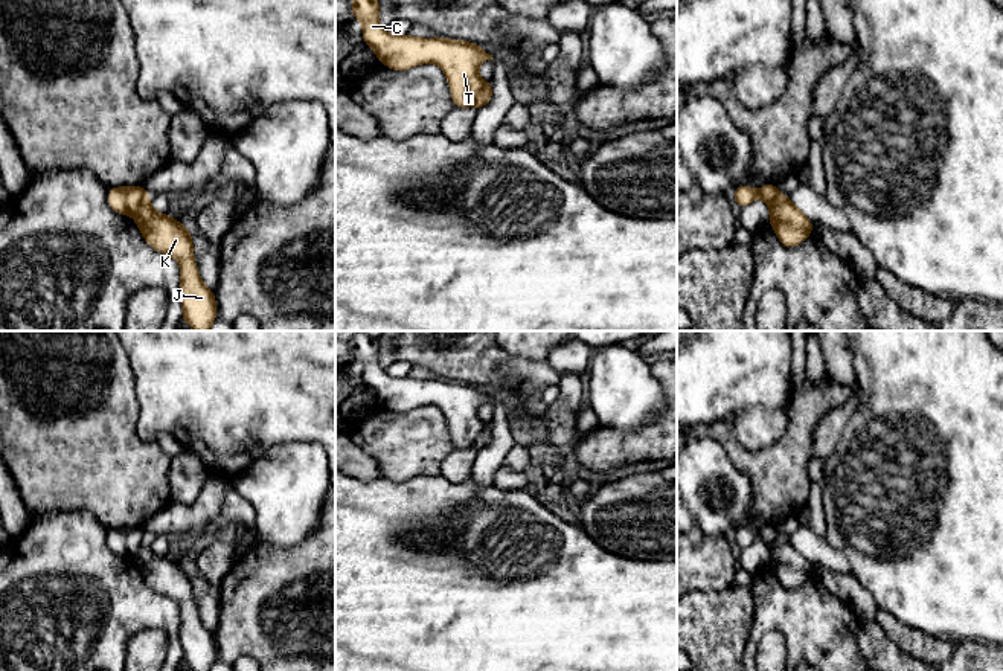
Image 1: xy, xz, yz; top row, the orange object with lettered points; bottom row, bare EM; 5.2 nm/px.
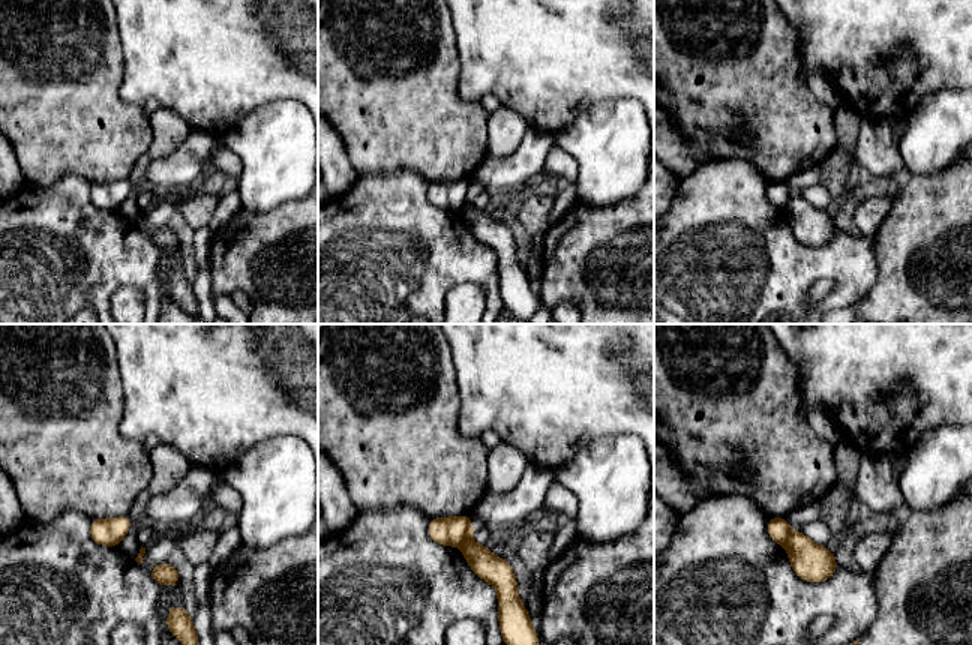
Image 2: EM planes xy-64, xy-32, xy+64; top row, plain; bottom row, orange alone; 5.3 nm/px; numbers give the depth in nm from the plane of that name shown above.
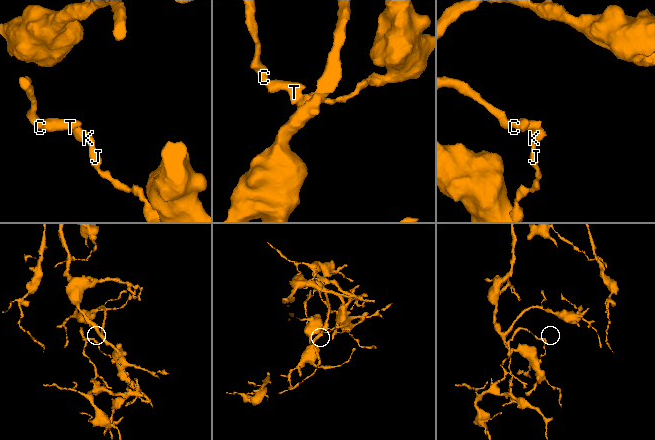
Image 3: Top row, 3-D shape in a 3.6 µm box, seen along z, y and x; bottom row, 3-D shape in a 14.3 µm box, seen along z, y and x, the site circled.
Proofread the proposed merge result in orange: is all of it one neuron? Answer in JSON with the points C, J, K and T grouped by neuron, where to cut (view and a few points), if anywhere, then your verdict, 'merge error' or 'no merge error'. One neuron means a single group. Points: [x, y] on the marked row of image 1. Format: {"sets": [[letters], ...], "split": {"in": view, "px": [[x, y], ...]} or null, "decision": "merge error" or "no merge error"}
{"sets": [["C", "T"], ["J", "K"]], "split": {"in": "xy", "px": [[147, 194], [133, 215]]}, "decision": "merge error"}

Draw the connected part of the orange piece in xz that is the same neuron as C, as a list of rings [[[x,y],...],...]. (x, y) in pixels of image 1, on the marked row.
[[[352,0],[352,17],[363,23],[363,40],[389,69],[409,70],[418,64],[437,64],[450,84],[454,107],[469,107],[486,84],[477,67],[494,59],[480,46],[463,40],[392,37],[378,20],[378,0]]]

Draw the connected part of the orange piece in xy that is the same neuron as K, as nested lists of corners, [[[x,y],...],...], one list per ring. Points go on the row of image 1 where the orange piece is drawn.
[[[151,195],[143,197],[134,220],[154,250],[180,262],[183,323],[197,331],[209,331],[216,319],[216,302],[213,291],[203,284],[198,274],[189,229],[172,220],[169,214],[157,214],[151,207]]]

